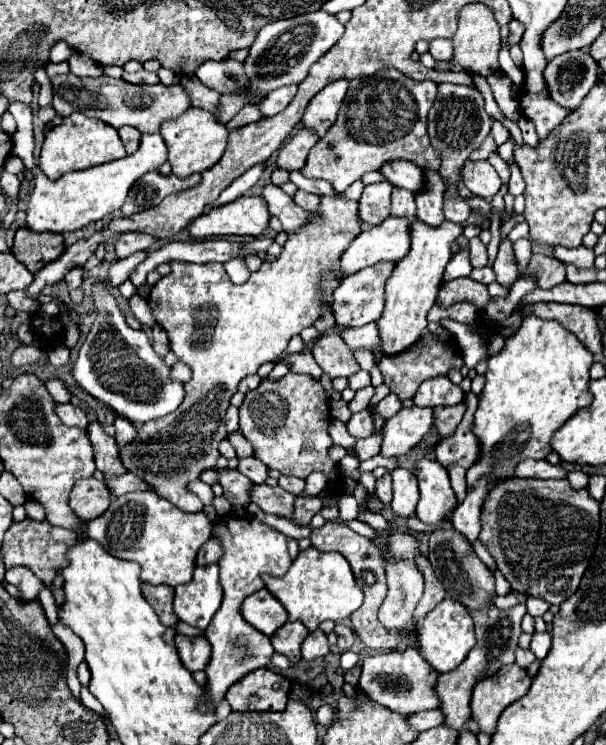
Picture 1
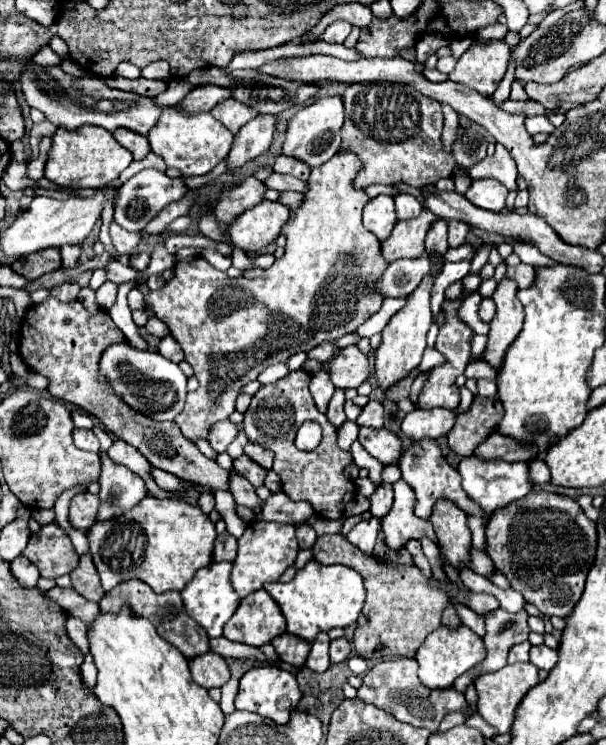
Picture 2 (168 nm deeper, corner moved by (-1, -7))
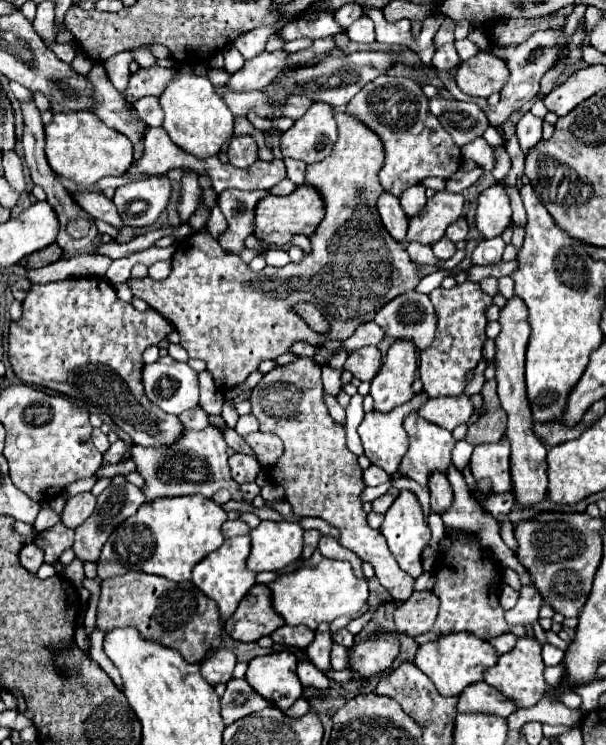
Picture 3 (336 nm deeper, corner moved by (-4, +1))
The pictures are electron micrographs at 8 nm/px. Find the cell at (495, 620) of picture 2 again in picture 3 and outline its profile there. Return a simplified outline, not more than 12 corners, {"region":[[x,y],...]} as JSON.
{"region":[[523,586],[505,612],[509,624],[533,624],[543,604],[535,586]]}

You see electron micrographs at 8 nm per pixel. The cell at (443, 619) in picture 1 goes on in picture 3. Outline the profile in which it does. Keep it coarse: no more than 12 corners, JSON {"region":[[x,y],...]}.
{"region":[[467,632],[419,646],[415,666],[441,696],[459,696],[497,664]]}

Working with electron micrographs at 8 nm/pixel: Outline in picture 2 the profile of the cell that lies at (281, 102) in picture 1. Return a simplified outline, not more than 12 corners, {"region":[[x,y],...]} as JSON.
{"region":[[260,114],[240,128],[228,154],[238,170],[268,150],[276,114]]}

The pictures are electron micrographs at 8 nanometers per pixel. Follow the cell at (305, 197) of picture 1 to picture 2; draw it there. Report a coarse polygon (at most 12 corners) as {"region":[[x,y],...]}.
{"region":[[282,192],[278,202],[296,212],[304,194]]}

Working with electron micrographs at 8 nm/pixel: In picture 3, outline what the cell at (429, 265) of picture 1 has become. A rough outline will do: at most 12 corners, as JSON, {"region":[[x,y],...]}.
{"region":[[397,340],[371,380],[375,410],[389,412],[415,396],[413,342]]}

